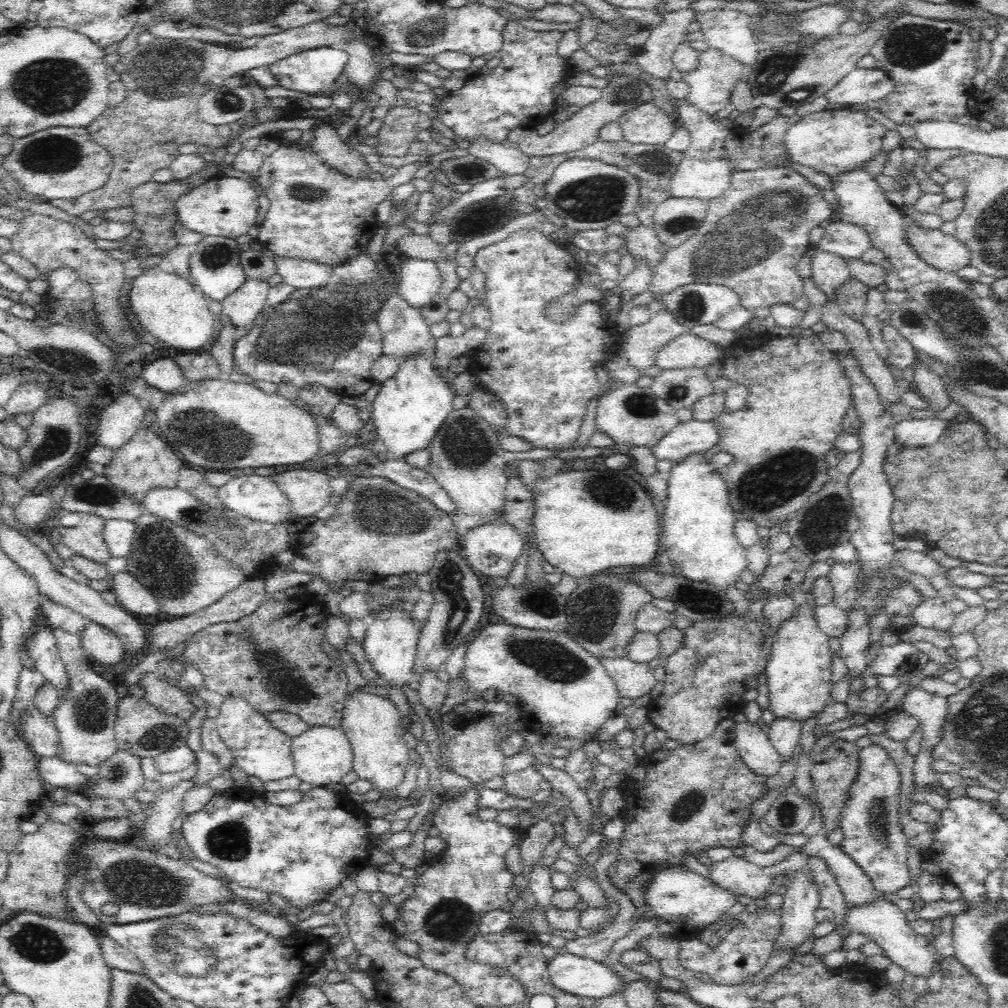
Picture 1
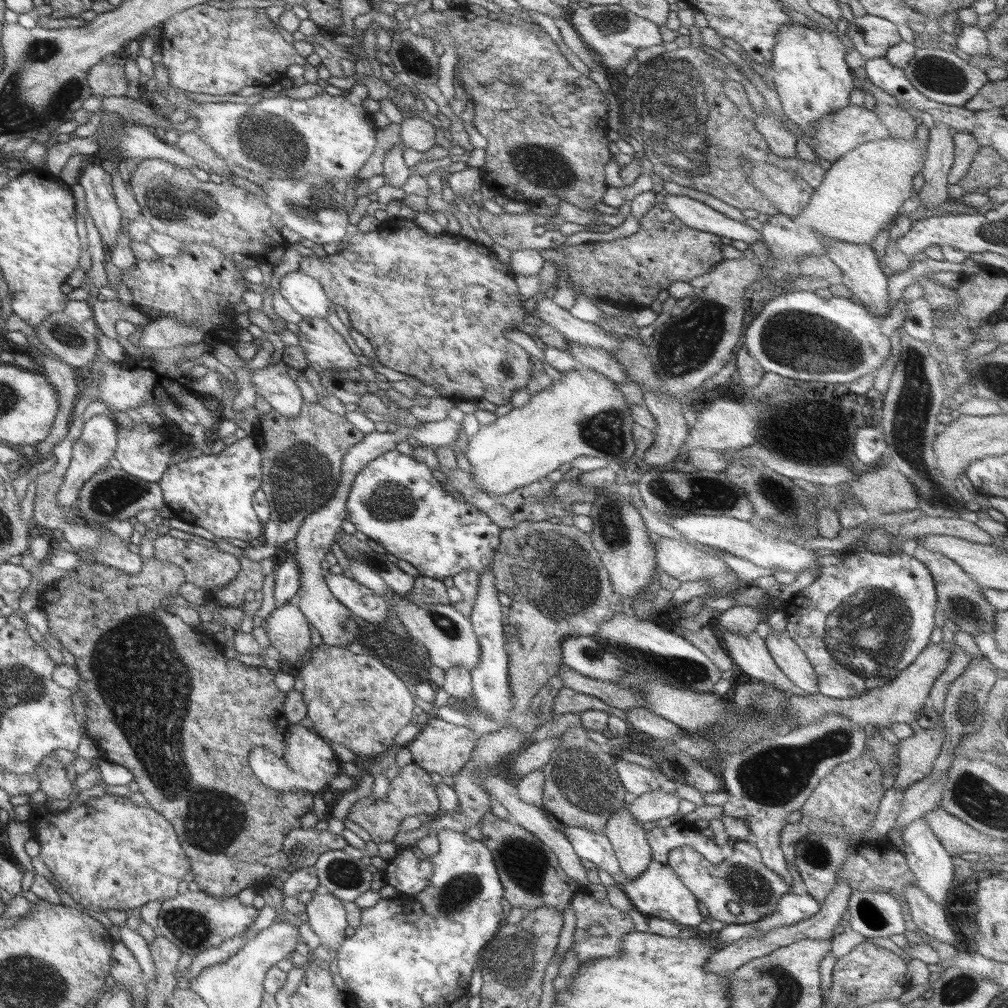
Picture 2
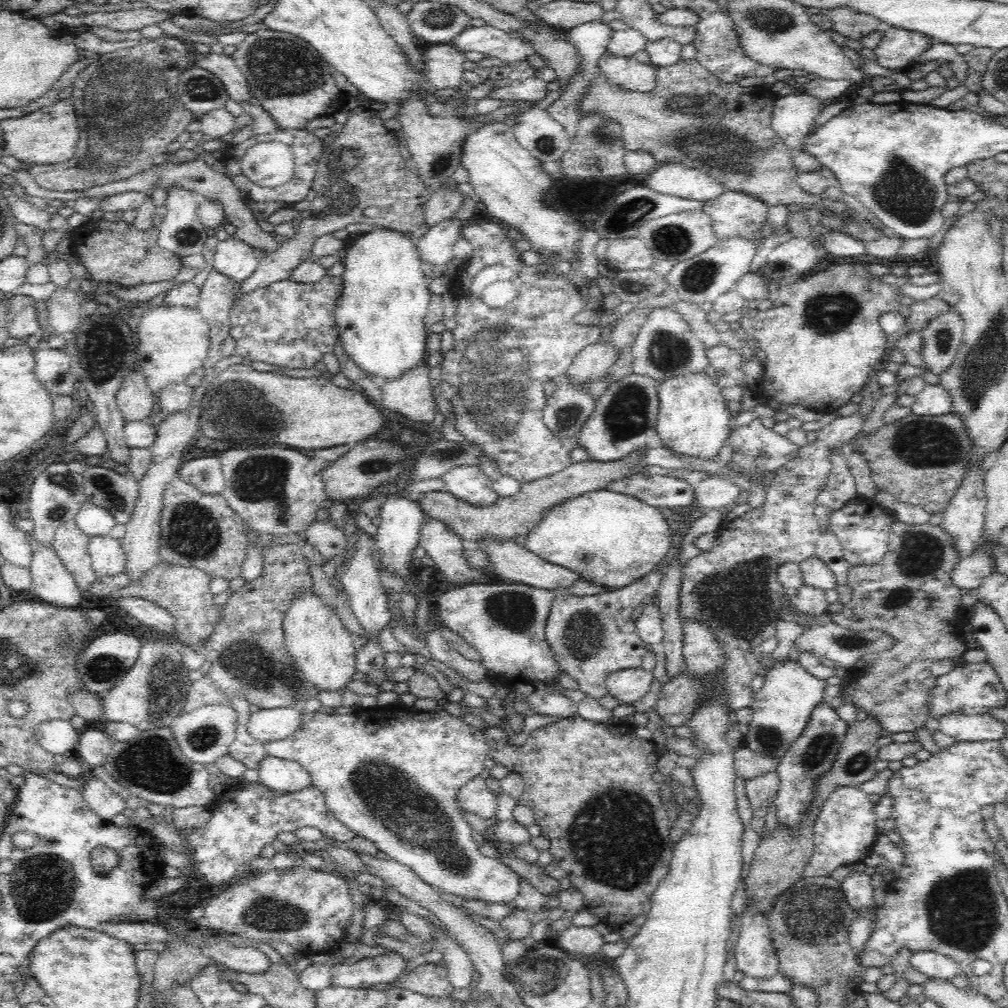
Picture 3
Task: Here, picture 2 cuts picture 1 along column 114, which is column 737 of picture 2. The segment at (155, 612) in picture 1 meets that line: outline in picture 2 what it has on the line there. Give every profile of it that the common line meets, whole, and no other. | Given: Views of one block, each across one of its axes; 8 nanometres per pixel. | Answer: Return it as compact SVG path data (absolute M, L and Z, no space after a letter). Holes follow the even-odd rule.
M651 536L651 546L653 546L653 554L655 554L657 572L669 574L679 584L705 582L709 586L711 594L725 596L725 598L735 598L735 596L739 596L741 590L749 588L749 584L739 582L735 578L735 574L731 570L727 570L727 566L721 560L697 550L693 544L685 544L685 542L679 542L679 540L673 540L673 538L663 538L663 536Z

